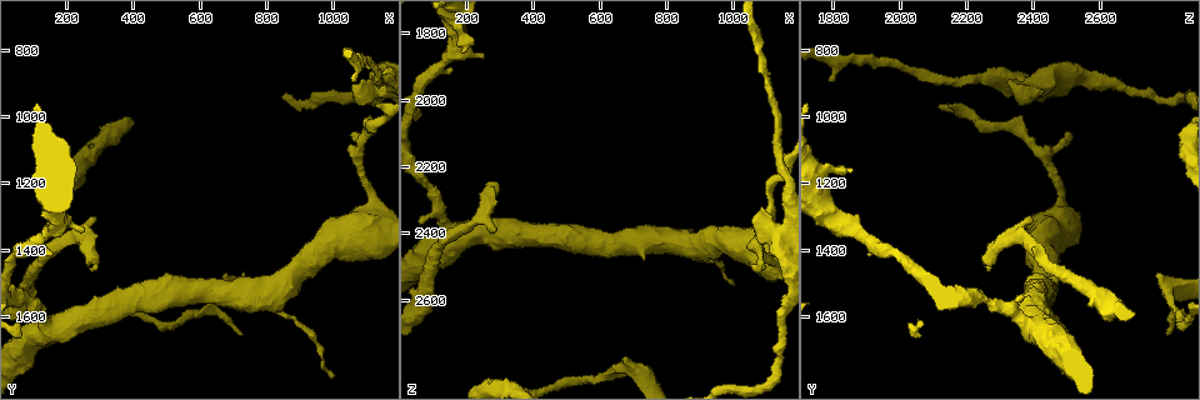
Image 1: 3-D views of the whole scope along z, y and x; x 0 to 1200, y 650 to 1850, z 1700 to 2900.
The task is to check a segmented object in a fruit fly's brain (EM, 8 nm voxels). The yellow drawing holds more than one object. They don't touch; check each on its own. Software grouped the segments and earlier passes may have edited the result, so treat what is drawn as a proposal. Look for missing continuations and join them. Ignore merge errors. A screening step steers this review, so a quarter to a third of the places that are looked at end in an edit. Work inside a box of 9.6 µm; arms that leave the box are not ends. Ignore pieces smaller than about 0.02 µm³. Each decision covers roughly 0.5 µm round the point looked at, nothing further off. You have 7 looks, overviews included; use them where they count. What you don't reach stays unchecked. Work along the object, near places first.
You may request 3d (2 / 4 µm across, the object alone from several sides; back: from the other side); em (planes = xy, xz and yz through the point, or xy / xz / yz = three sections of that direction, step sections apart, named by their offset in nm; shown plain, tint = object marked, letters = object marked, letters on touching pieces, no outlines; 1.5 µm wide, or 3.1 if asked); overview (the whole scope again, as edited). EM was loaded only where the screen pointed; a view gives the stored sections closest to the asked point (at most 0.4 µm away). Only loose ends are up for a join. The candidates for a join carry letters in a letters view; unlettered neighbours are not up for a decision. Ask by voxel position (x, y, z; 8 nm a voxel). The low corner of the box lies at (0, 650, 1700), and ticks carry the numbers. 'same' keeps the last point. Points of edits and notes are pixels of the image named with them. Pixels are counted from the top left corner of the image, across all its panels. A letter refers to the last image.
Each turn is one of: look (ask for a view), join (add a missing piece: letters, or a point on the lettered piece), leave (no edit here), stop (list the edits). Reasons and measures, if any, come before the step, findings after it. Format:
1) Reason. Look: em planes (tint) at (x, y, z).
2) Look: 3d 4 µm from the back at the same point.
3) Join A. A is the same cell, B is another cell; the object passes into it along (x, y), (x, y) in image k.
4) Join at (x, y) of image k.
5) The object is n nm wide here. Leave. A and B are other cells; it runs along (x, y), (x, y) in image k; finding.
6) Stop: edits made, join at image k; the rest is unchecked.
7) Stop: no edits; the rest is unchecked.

Long arm stops here. Look: em planes (letters) at (1000, 1790, 2550).

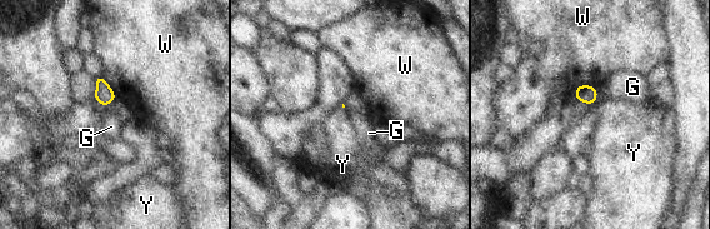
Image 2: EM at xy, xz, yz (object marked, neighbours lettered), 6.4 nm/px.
The longest contact is with W, 170 nm. Leave. G, W and Y are other cells; a border runs along (596, 99), (591, 103) in image 2; none of them fits.

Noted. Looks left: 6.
Free end. Look: em planes (letters) at (730, 1660, 2800).

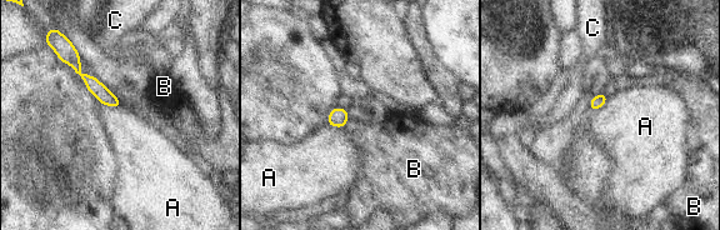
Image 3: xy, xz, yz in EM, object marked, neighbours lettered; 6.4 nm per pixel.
Leave. A, B and C are other cells; it runs along (74, 63), (86, 79), (116, 104) in image 3; none of them fits.

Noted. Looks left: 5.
Branch stops here. Look: 3d 2 µm at (1070, 880, 1780).

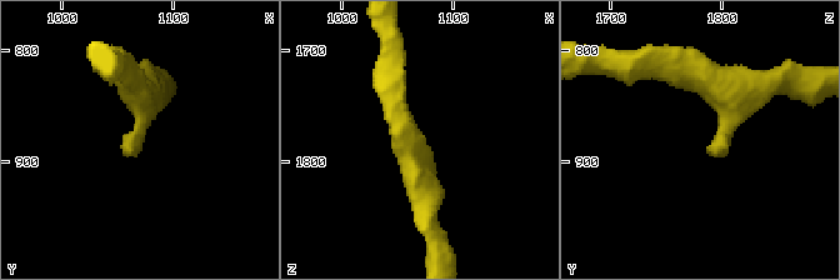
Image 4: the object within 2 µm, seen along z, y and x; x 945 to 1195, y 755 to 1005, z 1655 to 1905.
The arms are 190, 200 nm wide. Look: em planes (tint) at (1060, 890, 1786).

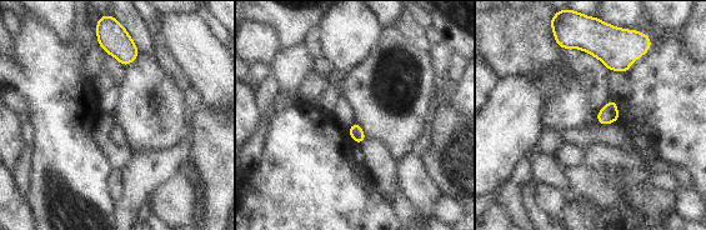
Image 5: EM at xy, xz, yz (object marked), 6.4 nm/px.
See the neighbours. Look: em planes (letters) at the same point.

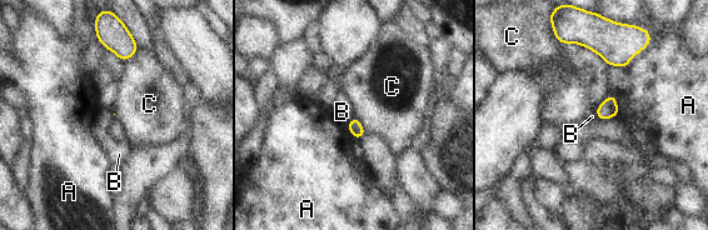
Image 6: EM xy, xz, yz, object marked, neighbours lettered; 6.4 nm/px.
Leave. A, B and C are other cells; a border runs along (138, 45), (134, 54), (124, 61) in image 6; no lettered piece goes on from it.

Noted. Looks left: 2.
Stop: no edits; the rest is unchecked.

